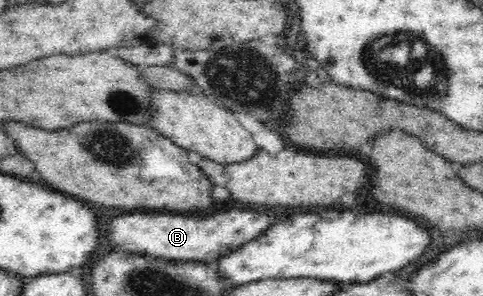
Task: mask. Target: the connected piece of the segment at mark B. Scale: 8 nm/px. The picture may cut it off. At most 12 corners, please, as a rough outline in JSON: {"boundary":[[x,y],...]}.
{"boundary":[[124,215],[112,249],[204,261],[238,250],[274,215]]}

